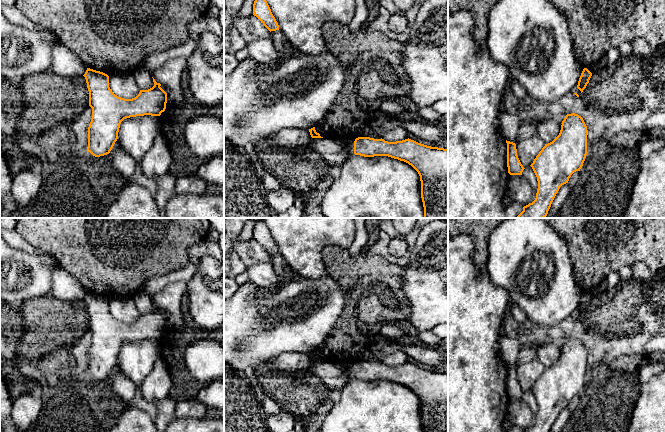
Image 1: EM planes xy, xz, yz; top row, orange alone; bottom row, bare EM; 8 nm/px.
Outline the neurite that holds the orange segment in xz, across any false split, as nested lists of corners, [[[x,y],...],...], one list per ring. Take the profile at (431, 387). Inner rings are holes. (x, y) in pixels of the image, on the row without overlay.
[[[358,361],[347,367],[349,379],[388,380],[411,389],[419,398],[424,432],[448,432],[448,373],[431,371],[411,363],[388,366],[384,363]]]

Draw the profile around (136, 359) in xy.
[[[159,340],[130,341],[121,346],[117,366],[122,374],[139,386],[159,357]]]

